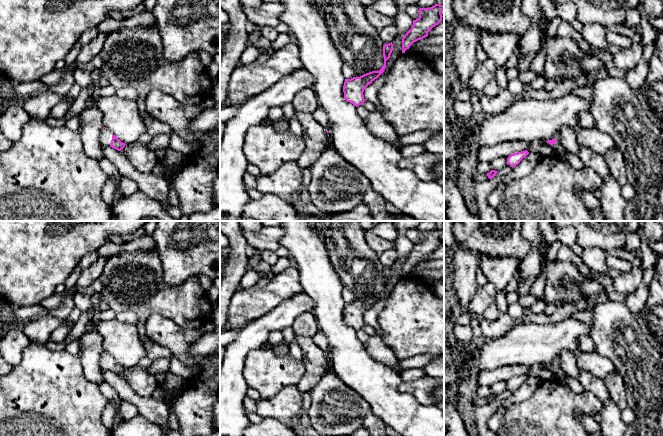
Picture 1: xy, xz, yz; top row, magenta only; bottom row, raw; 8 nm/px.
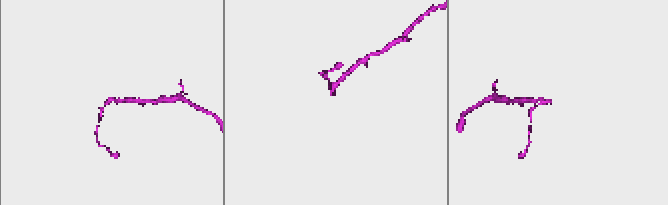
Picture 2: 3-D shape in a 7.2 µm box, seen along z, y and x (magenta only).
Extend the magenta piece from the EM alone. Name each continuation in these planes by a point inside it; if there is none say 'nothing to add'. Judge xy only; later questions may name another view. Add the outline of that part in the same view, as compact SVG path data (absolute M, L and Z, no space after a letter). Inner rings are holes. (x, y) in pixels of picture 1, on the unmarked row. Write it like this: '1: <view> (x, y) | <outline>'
1: xy (106, 360) | M107 352L102 353L100 358L100 365L103 370L110 371L112 359L113 358Z

